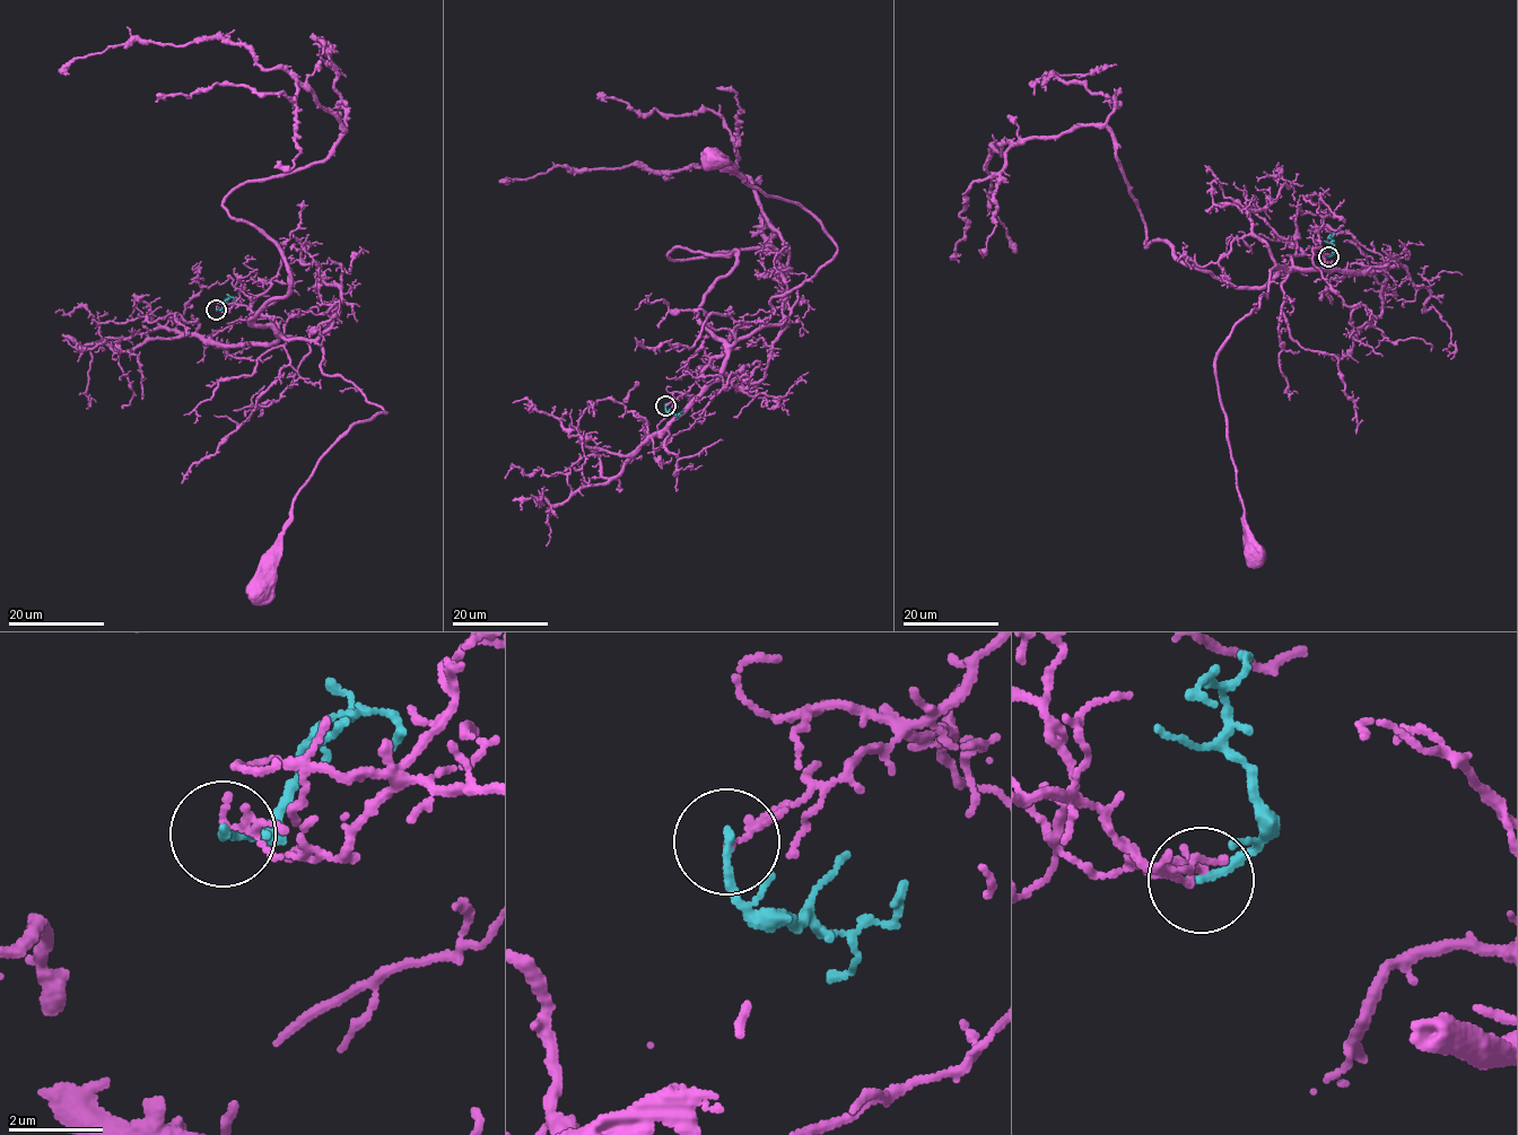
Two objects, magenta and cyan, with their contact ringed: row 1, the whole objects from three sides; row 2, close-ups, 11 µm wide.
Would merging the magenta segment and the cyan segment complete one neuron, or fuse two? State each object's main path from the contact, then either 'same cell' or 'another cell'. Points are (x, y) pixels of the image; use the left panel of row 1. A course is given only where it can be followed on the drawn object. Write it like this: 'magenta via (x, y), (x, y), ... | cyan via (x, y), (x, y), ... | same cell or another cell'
magenta via (217, 308), (241, 304), (282, 337), (317, 343), (320, 370), (385, 411), (352, 426), (322, 456), (259, 590) | cyan via (217, 310), (226, 300), (235, 299) | another cell

